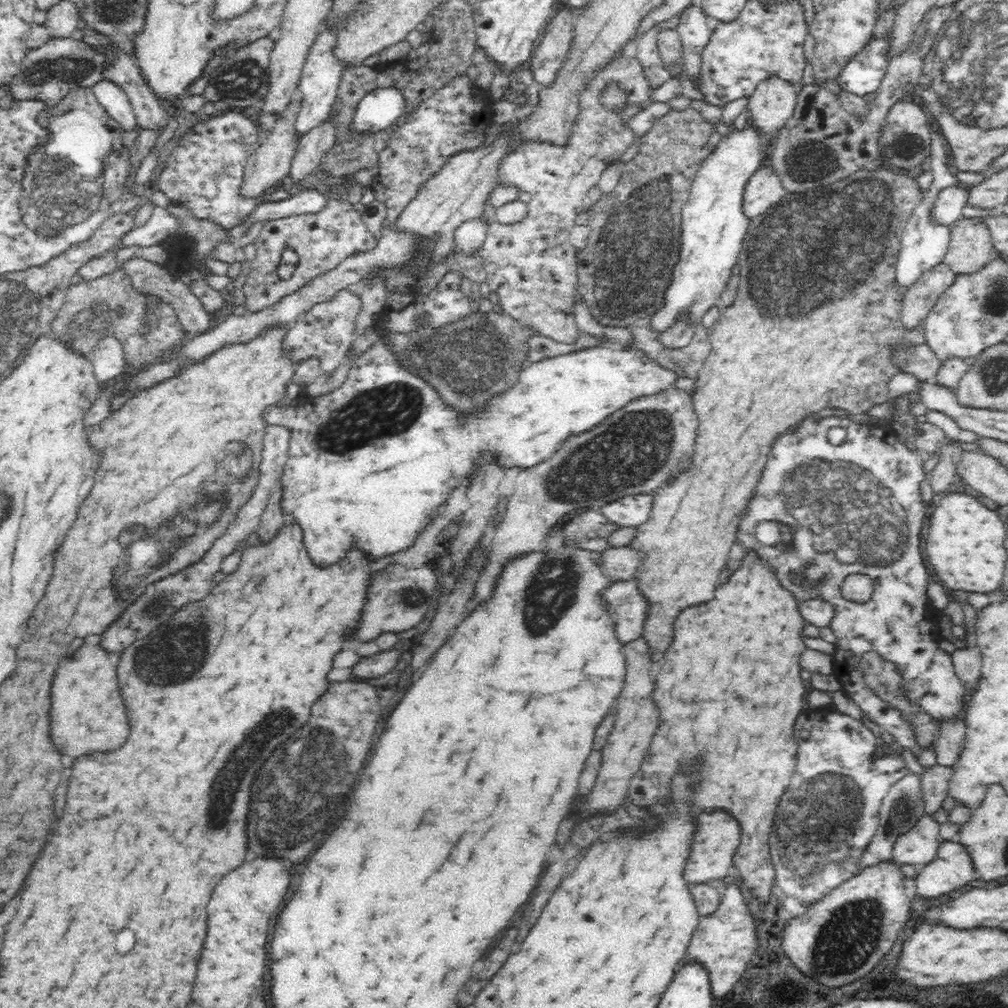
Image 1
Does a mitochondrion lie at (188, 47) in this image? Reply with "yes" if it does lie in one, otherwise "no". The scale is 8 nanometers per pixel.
no

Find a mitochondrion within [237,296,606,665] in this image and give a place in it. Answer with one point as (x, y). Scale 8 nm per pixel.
(466, 361)

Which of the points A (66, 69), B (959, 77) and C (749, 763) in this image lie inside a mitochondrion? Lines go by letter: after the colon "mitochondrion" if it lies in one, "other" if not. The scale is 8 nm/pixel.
A: mitochondrion
B: mitochondrion
C: other

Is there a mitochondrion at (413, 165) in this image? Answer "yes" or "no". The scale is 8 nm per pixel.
no

